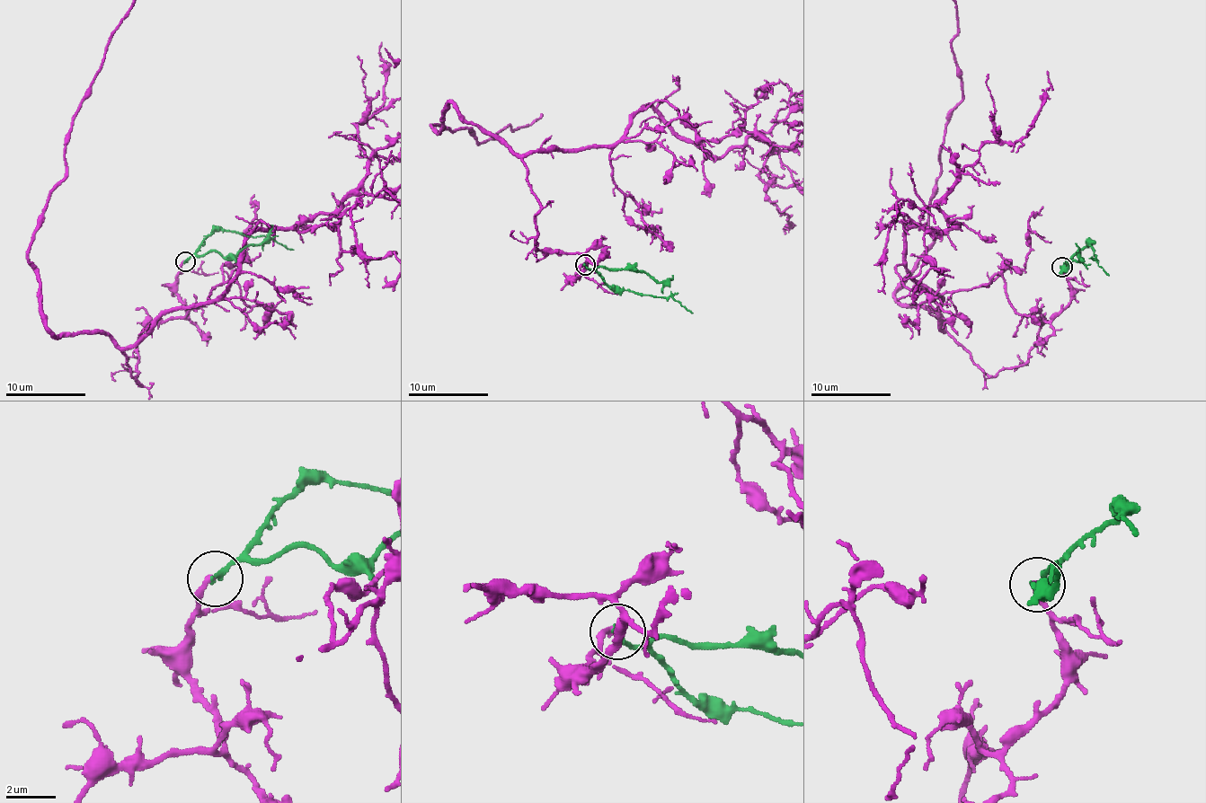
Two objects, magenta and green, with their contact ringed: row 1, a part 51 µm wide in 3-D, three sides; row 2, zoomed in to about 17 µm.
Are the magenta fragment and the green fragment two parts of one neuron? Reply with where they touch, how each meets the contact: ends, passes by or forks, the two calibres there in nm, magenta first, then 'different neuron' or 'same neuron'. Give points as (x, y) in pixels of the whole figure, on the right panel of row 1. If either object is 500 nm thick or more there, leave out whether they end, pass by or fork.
place (1062, 267); magenta ends; green ends; calibres 260 and 220 nm; same neuron

